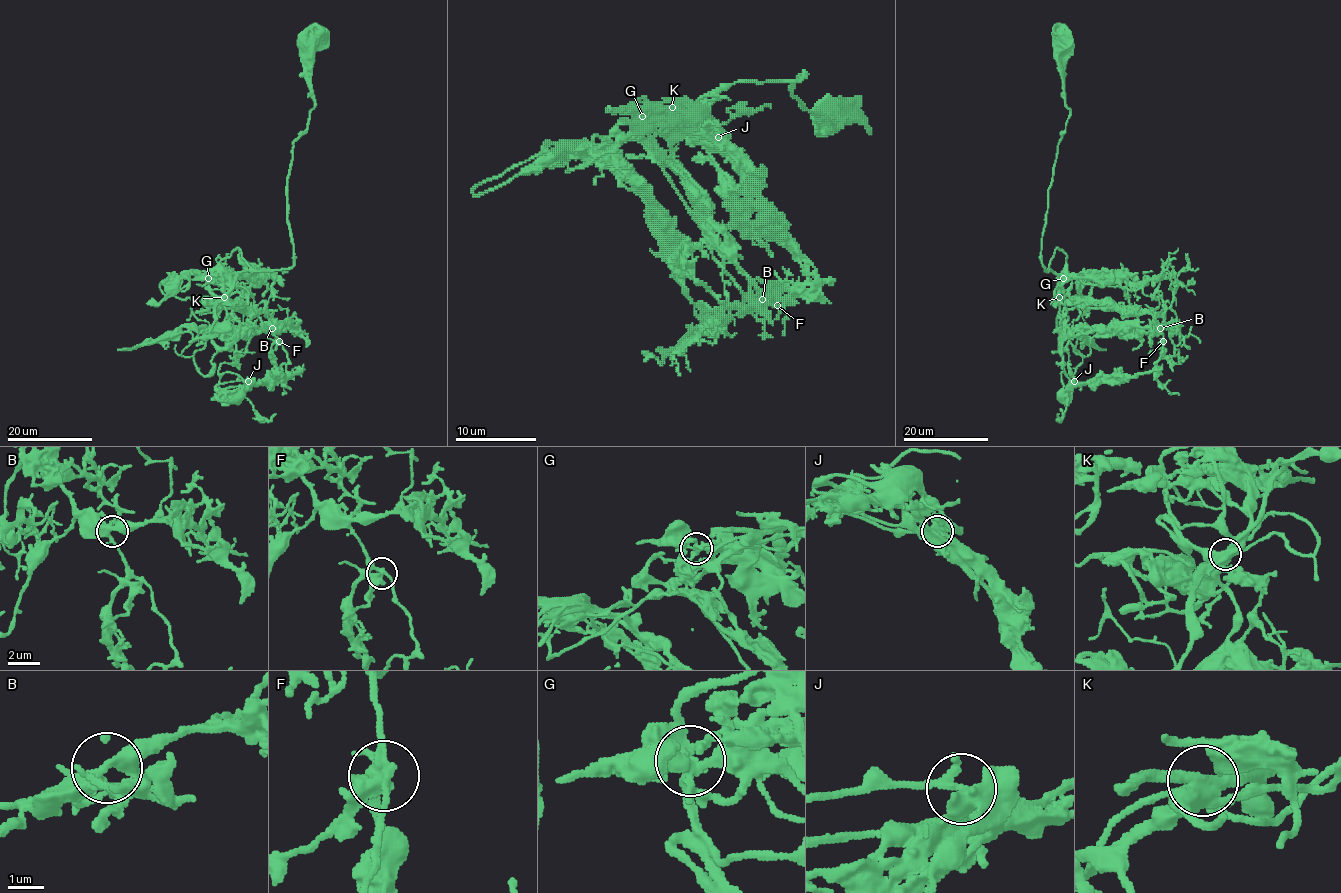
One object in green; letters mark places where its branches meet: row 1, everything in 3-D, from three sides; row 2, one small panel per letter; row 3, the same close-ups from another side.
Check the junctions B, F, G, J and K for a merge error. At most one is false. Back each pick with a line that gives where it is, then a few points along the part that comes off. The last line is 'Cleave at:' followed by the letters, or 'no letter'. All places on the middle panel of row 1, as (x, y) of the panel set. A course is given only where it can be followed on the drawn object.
Cleave at: no letter

